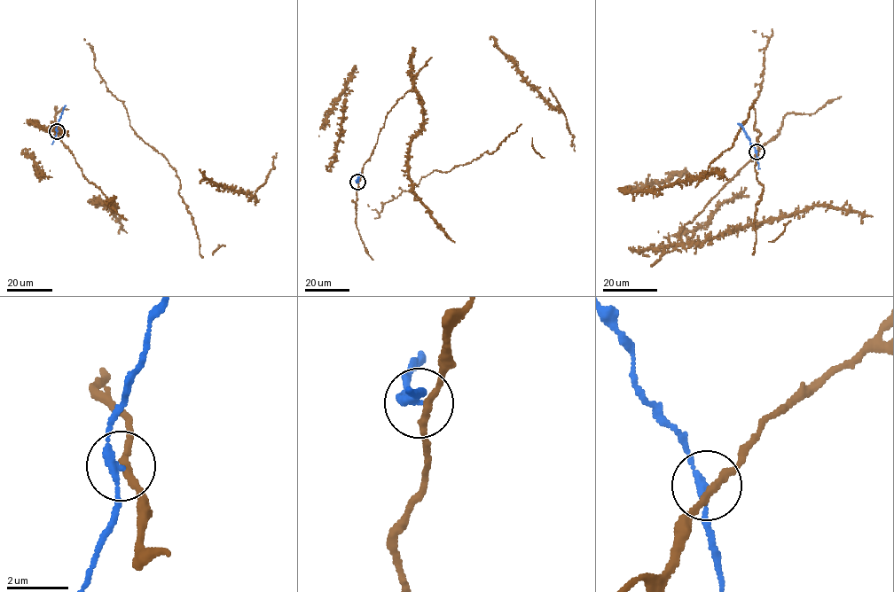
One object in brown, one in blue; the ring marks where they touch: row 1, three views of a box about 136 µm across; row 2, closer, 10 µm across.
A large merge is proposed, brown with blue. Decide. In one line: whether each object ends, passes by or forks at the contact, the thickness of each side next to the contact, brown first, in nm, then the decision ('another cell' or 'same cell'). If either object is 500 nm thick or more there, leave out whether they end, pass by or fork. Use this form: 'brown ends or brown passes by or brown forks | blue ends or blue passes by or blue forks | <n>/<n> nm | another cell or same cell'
brown passes by | blue passes by | 240/220 nm | another cell

